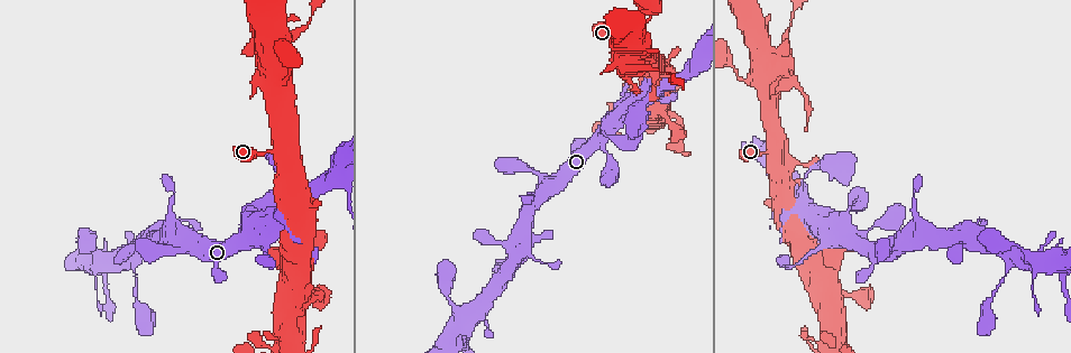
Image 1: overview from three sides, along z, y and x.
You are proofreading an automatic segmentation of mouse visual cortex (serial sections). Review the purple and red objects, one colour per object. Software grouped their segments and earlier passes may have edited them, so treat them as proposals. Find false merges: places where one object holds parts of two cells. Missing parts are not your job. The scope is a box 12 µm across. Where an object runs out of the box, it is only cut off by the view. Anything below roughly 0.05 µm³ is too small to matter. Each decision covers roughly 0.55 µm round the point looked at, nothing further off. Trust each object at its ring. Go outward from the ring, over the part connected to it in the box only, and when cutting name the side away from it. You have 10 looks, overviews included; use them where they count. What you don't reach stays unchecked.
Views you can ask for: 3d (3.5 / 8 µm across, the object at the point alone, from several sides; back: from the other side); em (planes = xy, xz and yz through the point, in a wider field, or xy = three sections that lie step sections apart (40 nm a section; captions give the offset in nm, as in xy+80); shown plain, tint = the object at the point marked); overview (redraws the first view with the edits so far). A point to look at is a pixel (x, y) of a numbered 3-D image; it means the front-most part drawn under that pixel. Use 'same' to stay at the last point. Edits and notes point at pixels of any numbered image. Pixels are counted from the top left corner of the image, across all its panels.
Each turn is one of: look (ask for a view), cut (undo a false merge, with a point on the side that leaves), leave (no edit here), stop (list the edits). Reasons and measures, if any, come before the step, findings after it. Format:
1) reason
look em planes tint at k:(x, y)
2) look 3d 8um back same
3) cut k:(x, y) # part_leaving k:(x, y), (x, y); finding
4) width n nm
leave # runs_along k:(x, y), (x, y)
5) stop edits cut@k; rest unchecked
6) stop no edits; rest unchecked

small branch off a trunk
look 3d 8um back at 1:(532, 202)

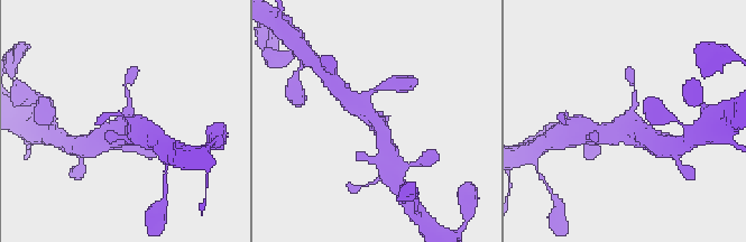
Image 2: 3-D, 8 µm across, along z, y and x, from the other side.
arms 3; arm_widths 200, 500, 600 nm; shape alone is not enough
look em xy step 3 tint at 2:(124, 123)

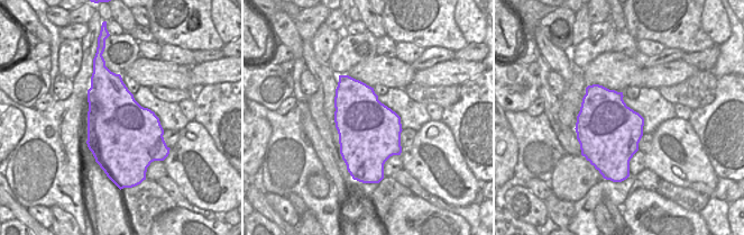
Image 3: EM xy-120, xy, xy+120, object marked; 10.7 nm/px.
leave # all the same cell

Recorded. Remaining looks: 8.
thin neck
look 3d 3.5um at 1:(288, 160)

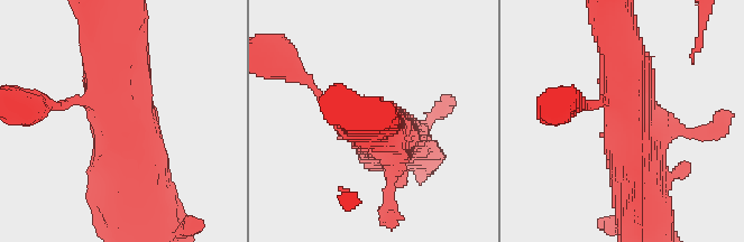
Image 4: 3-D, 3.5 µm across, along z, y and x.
need the tissue
look em planes tint at 4:(623, 123)

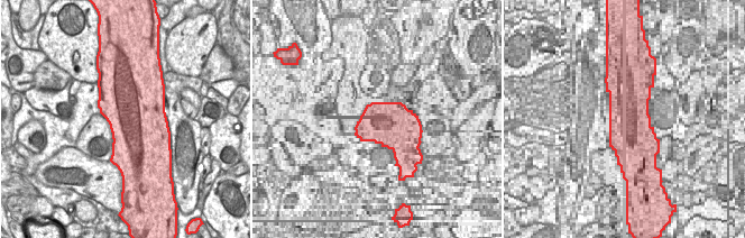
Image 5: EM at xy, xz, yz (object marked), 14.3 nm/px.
width 850 nm
leave # runs_along 4:(84, 101), (132, 142), (136, 219); one cell here

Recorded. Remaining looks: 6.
narrows sharply
look 3d 8um at 1:(652, 113)

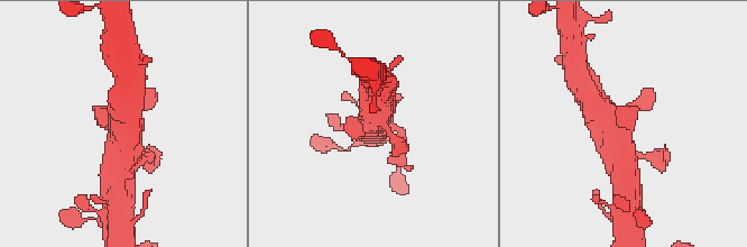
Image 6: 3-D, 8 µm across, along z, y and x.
look 3d 3.5um at 6:(624, 132)

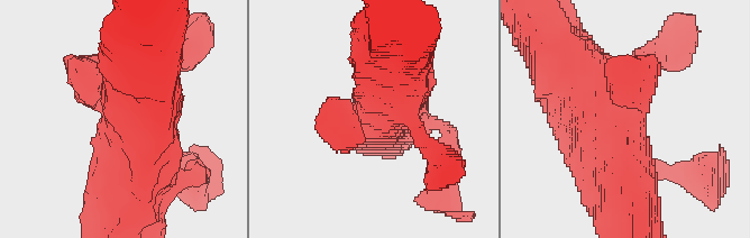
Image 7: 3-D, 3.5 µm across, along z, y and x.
now the EM
look em xy step 1 tint at 7:(621, 119)

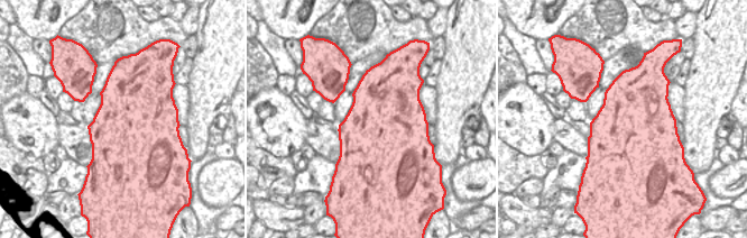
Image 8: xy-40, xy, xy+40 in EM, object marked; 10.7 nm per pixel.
leave # runs_along 7:(567, 65), (591, 93), (631, 200); continuous, no second cell

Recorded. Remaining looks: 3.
thin arm on a thick one
look 3d 3.5um at 1:(1053, 258)

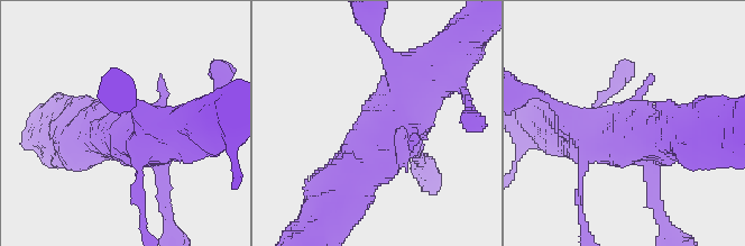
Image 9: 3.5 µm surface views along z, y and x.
look em xy step 2 tint at 9:(630, 129)

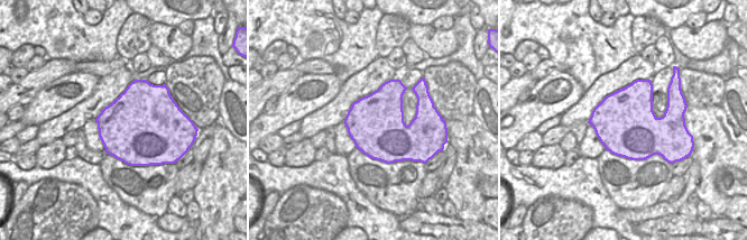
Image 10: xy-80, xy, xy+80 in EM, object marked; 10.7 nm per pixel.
another direction
look em xy step 3 tint same

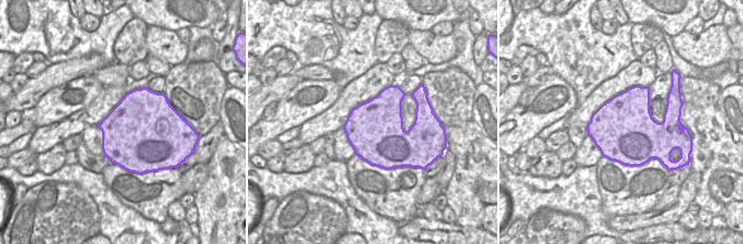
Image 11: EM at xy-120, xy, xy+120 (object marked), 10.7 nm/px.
leave # runs_along 9:(428, 84), (383, 119), (393, 154); all the same cell

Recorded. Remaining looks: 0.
stop no edits; rest unchecked

